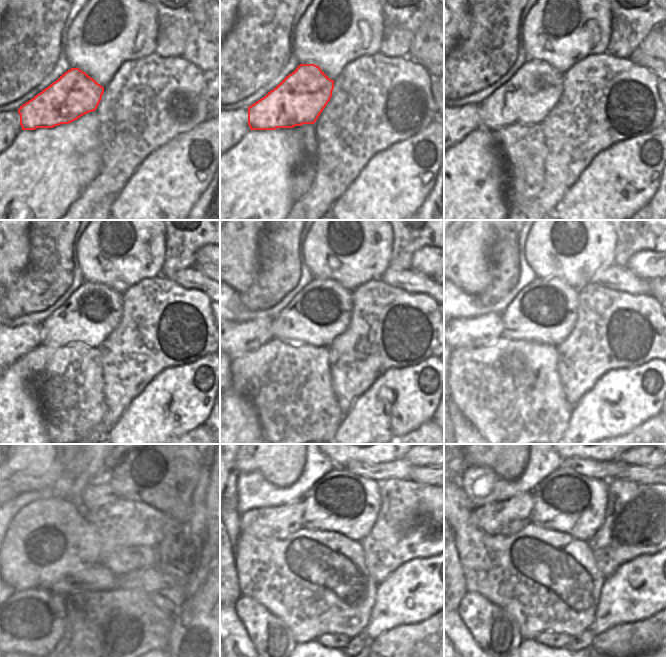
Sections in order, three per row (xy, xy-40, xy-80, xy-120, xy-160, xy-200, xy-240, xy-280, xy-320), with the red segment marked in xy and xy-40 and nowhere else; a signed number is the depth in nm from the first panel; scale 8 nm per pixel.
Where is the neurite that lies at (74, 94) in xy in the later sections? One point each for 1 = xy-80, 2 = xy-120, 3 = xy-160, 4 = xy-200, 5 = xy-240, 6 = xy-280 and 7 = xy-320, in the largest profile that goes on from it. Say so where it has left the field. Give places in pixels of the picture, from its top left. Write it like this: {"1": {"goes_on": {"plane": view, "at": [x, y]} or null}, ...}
{"1": {"goes_on": {"plane": "xy-80", "at": [527, 98]}}, "2": {"goes_on": {"plane": "xy-120", "at": [88, 317]}}, "3": {"goes_on": {"plane": "xy-160", "at": [321, 311]}}, "4": {"goes_on": {"plane": "xy-200", "at": [544, 312]}}, "5": {"goes_on": {"plane": "xy-240", "at": [111, 510]}}, "6": {"goes_on": {"plane": "xy-280", "at": [342, 502]}}, "7": {"goes_on": {"plane": "xy-320", "at": [566, 502]}}}

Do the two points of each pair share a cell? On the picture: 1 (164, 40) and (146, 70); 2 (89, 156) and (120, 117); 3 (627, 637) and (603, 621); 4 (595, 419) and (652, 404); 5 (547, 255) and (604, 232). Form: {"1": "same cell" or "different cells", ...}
{"1": "different cells", "2": "different cells", "3": "different cells", "4": "same cell", "5": "same cell"}

